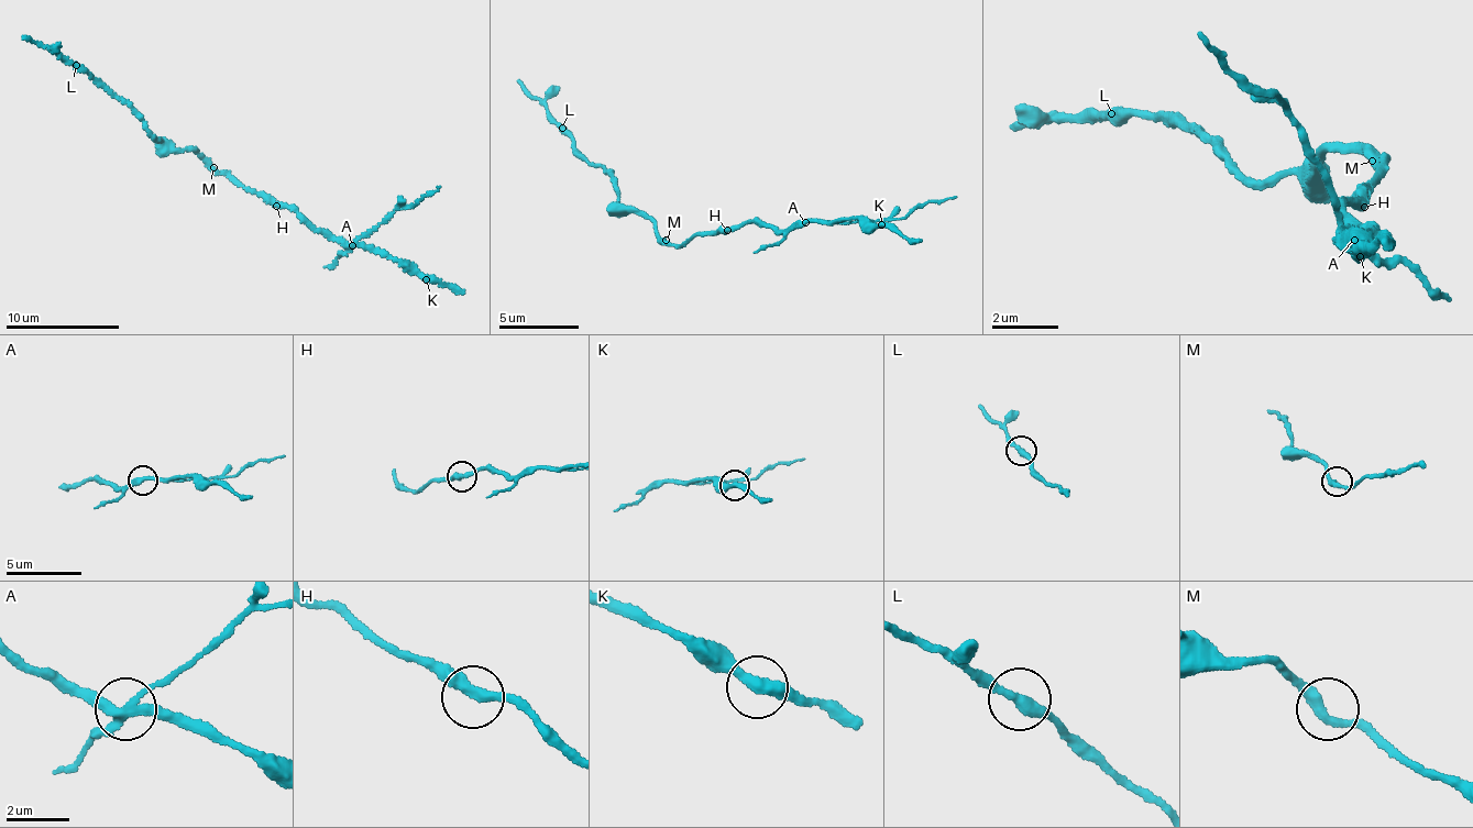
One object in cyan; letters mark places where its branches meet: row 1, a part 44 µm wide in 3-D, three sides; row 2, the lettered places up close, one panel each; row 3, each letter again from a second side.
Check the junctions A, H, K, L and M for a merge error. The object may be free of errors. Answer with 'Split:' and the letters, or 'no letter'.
Split: A

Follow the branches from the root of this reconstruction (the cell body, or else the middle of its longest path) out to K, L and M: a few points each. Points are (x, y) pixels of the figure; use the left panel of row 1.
K: (232, 181), (292, 206), (318, 230), (350, 244), (372, 245), (405, 261), (426, 279)
L: (232, 181), (197, 152), (171, 148), (99, 79), (76, 65)
M: (232, 181), (213, 167)

